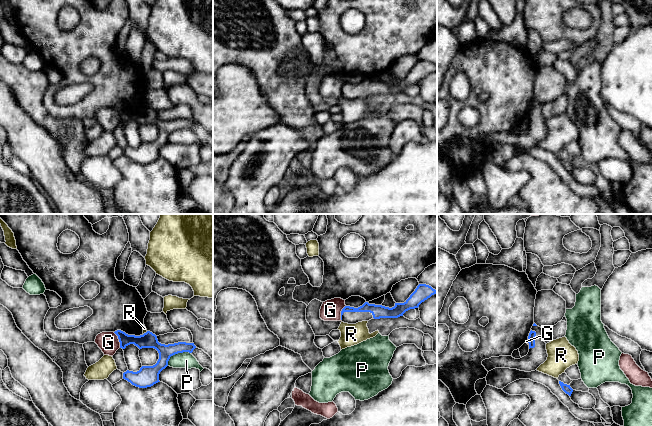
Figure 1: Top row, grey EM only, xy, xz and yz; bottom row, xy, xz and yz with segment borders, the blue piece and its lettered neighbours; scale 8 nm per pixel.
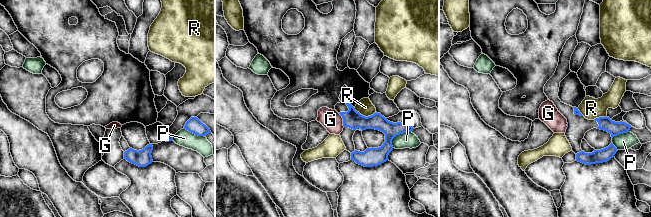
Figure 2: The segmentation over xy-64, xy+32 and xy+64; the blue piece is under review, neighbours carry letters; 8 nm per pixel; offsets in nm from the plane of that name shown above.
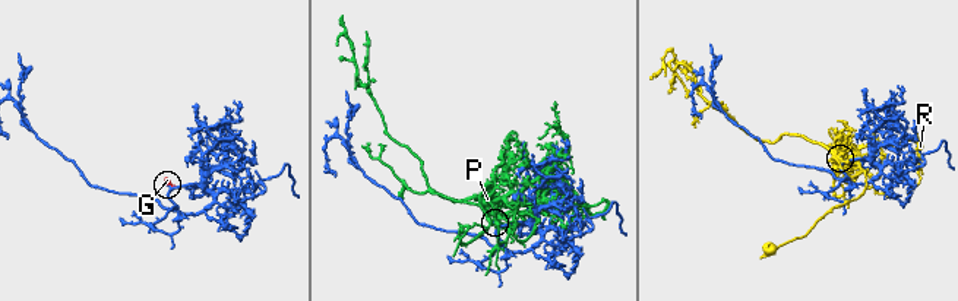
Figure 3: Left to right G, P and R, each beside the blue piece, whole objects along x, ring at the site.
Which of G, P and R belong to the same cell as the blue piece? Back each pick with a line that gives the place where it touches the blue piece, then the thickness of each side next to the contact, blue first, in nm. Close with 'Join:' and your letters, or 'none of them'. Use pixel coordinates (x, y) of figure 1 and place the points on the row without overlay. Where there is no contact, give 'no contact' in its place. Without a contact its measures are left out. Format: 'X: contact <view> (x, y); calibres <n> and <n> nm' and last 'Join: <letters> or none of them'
Join: none of them

